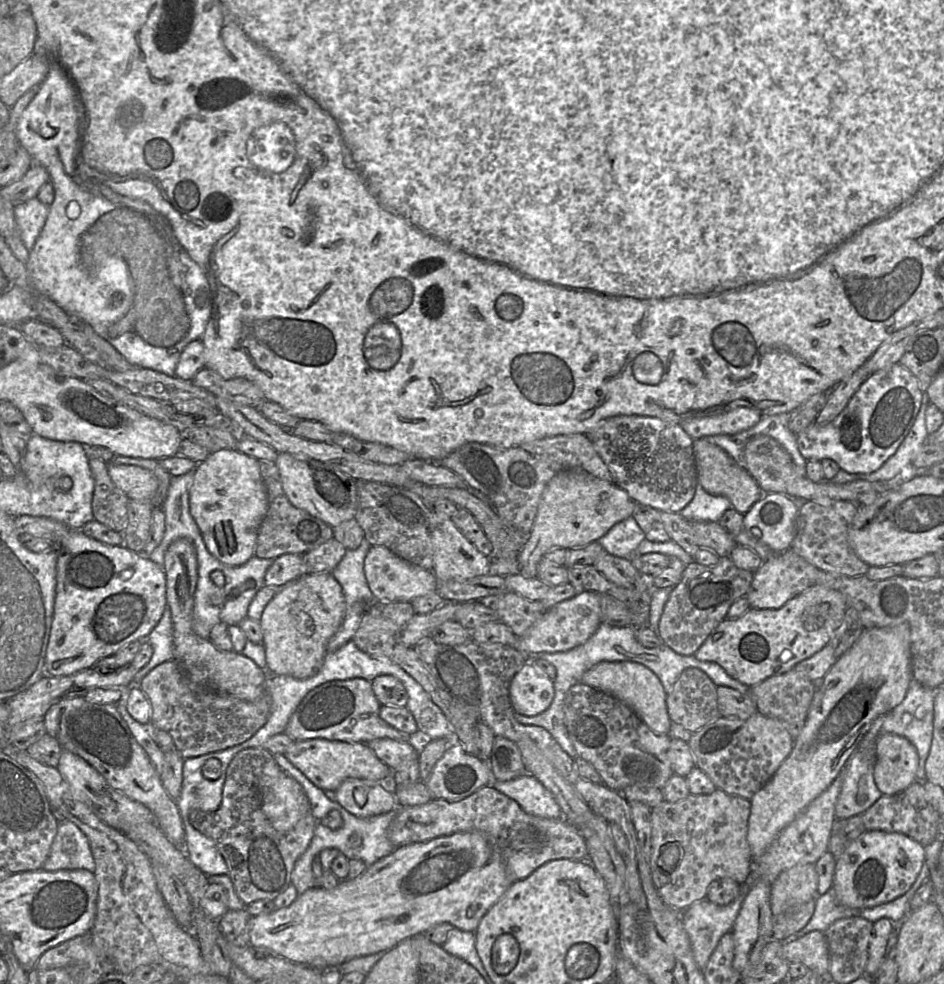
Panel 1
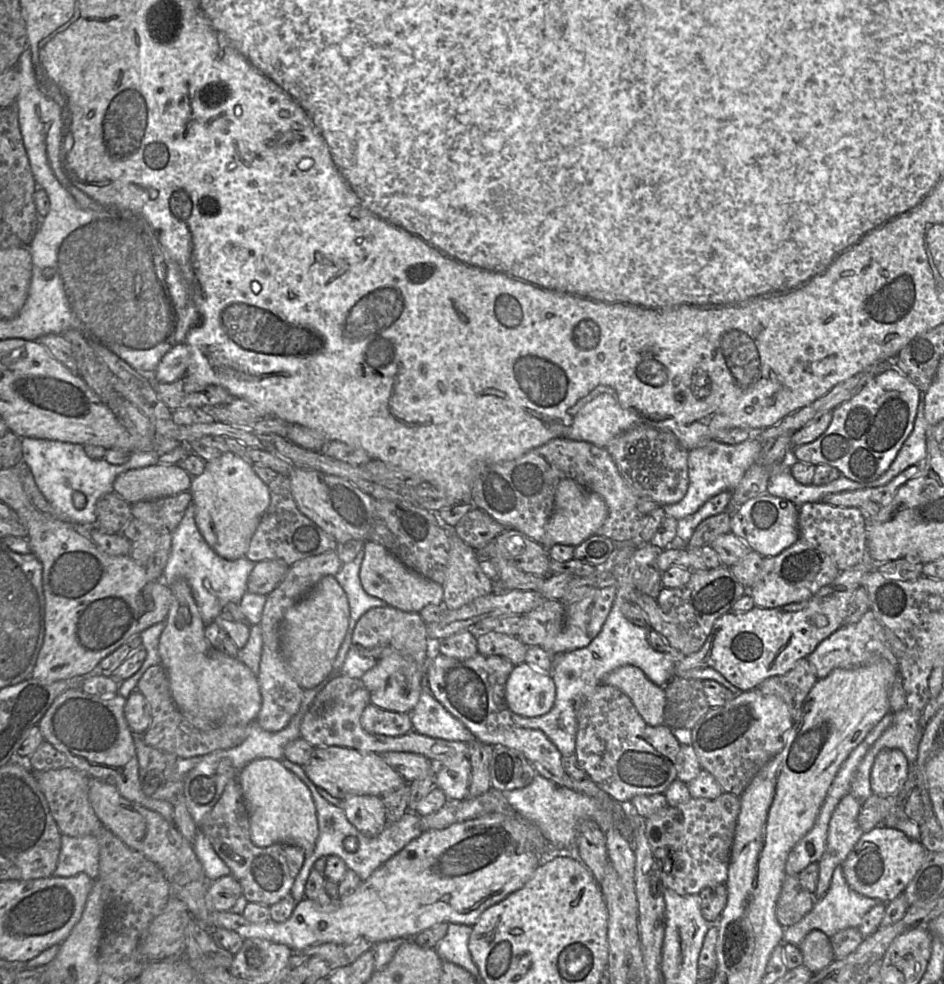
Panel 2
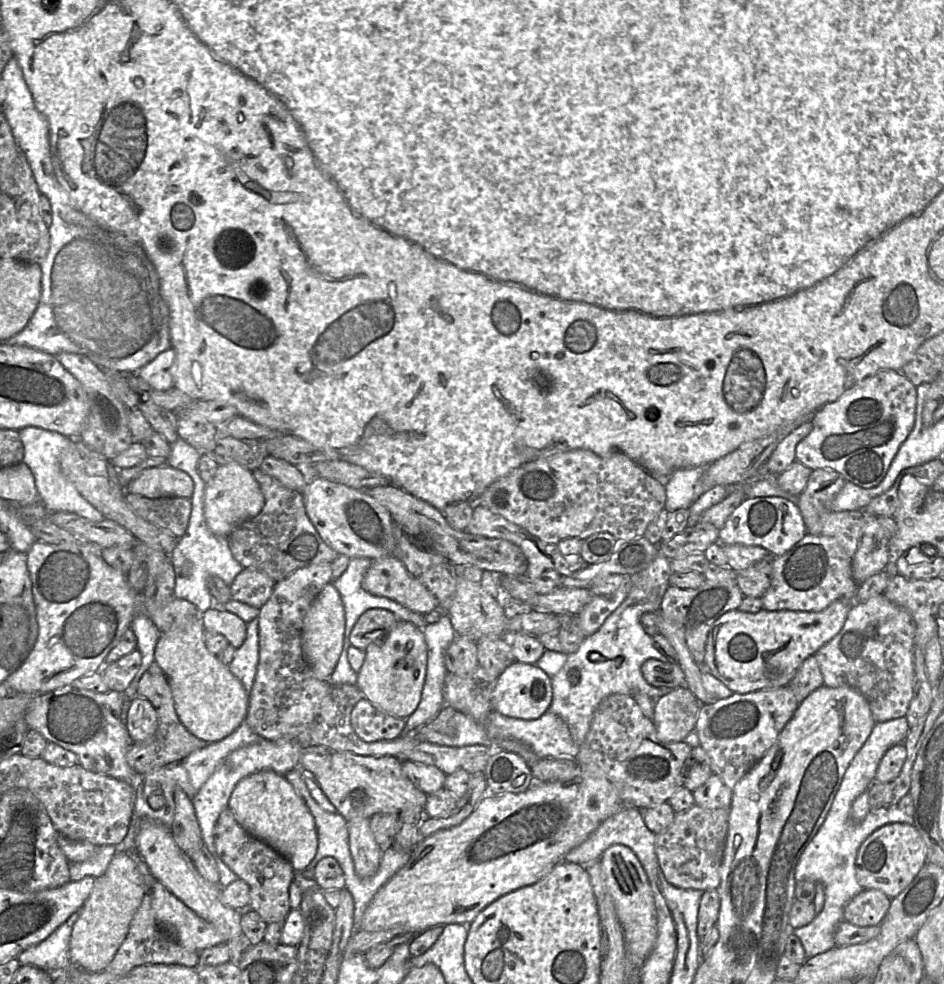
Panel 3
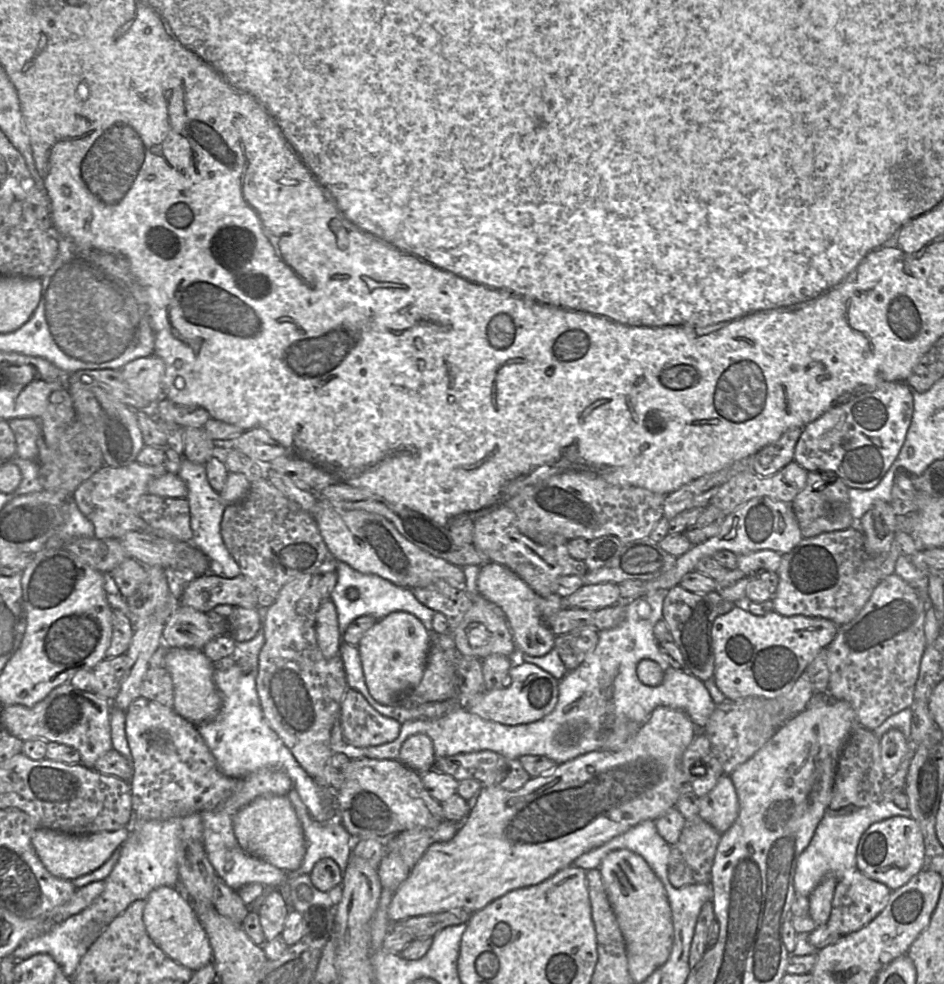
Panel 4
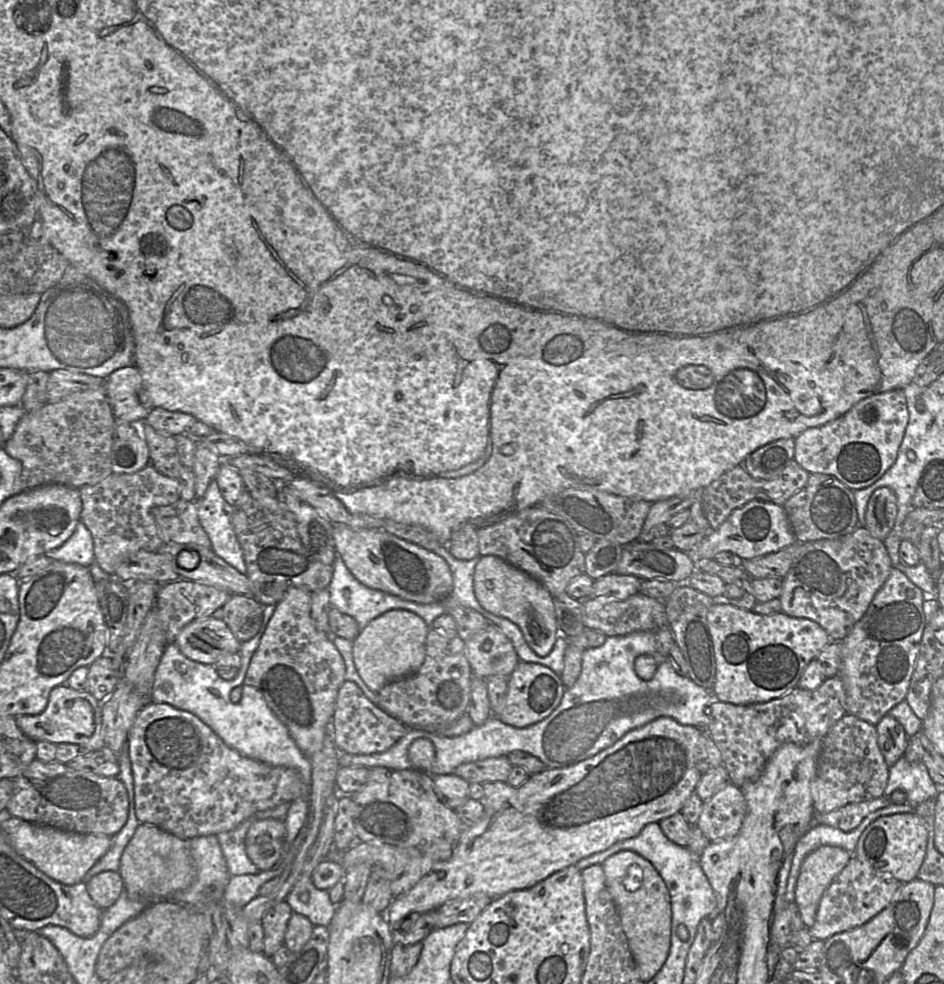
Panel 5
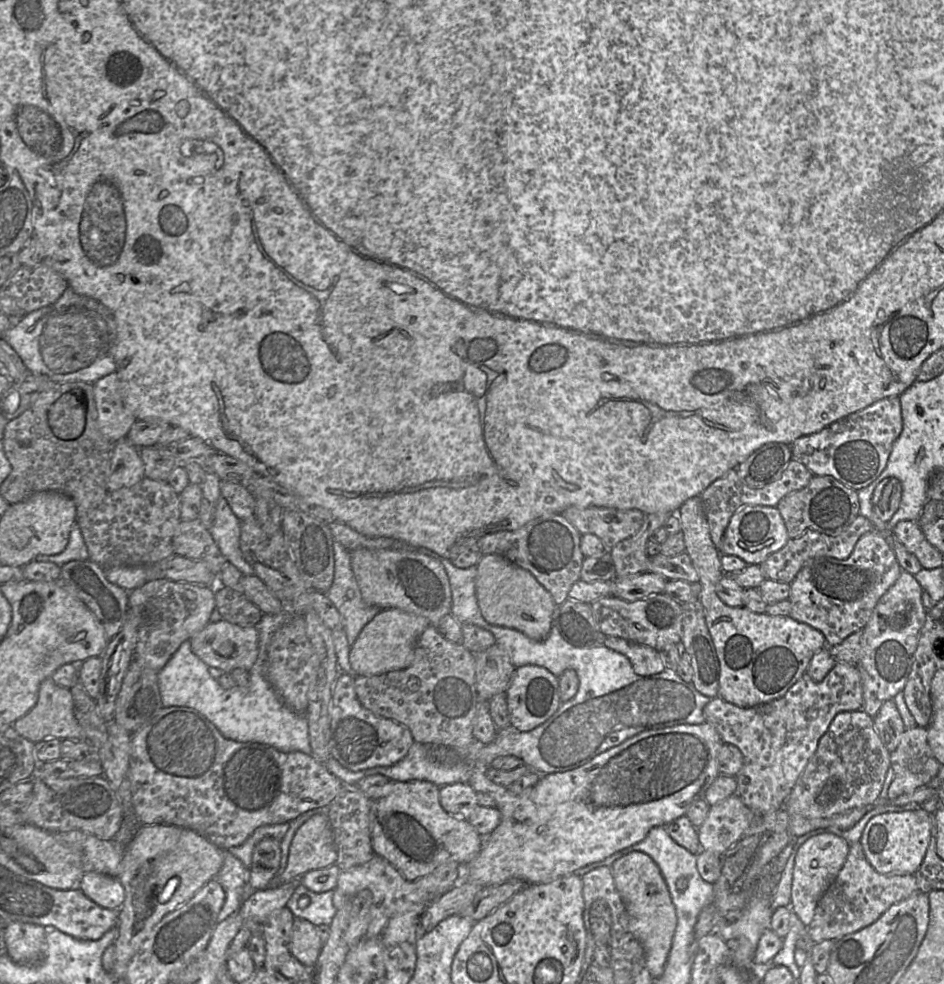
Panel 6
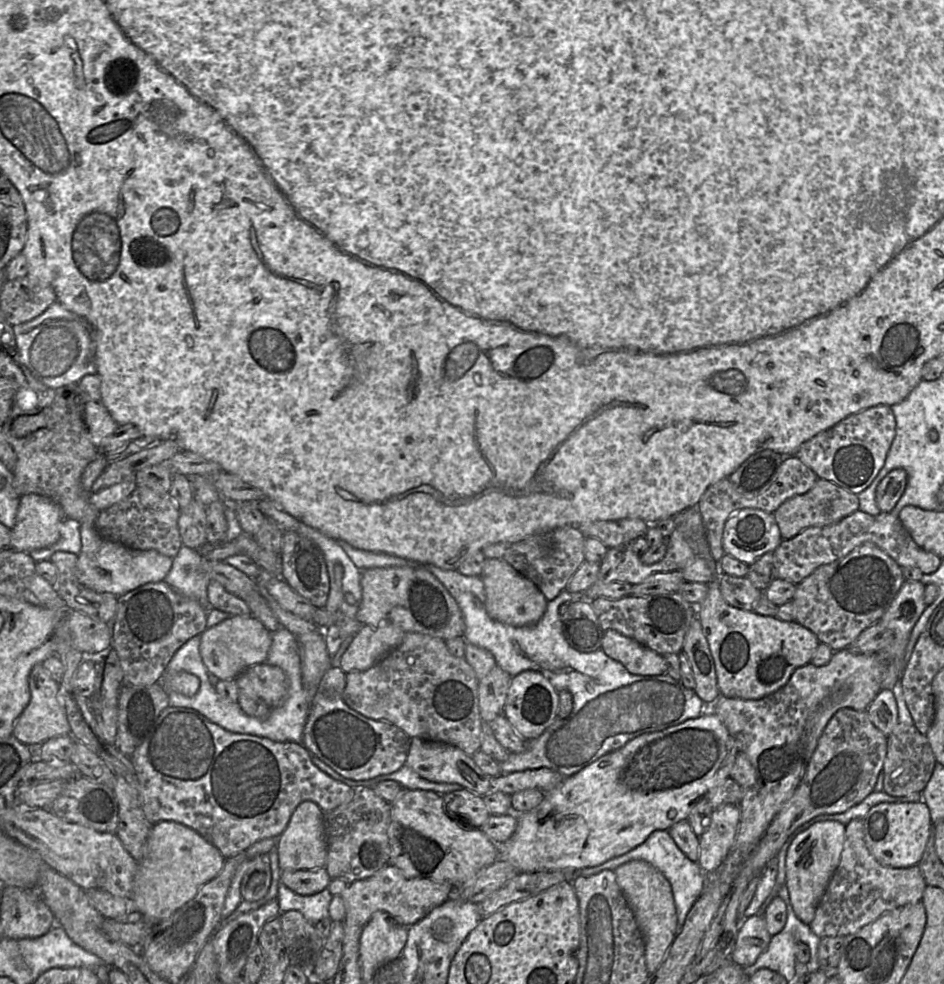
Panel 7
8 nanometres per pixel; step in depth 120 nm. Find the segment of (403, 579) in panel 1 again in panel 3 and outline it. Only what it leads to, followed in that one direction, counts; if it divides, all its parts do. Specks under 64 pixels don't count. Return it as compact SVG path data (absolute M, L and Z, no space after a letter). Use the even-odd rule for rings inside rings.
M394 555L371 561L371 566L362 581L362 588L367 592L389 598L422 615L438 609L439 603L436 597L420 581L410 575L404 564Z

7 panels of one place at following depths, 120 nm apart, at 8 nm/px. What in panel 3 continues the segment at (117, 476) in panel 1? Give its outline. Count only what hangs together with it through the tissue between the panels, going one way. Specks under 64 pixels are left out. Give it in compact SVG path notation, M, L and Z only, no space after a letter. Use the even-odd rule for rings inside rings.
M167 464L144 469L126 487L126 493L147 498L190 498L193 493L192 478L184 471Z

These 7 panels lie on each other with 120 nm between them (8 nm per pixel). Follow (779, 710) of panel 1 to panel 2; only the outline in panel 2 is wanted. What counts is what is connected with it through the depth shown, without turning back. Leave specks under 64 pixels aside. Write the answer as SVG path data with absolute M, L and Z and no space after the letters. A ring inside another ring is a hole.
M807 658L798 660L784 675L772 676L756 688L765 694L780 697L787 705L793 721L800 713L803 702L818 678Z

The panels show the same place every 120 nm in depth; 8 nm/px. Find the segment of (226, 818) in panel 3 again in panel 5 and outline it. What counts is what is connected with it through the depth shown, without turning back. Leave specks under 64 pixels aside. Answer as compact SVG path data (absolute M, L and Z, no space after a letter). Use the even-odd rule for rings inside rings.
M286 900L273 906L263 917L263 953L270 959L280 947L285 945L284 938L293 911Z

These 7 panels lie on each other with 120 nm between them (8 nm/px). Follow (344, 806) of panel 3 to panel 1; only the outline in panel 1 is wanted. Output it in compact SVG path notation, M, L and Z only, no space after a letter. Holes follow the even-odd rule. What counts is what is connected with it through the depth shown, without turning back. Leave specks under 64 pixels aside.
M322 738L295 741L283 754L306 778L323 791L335 791L350 778L386 782L393 771L363 743Z

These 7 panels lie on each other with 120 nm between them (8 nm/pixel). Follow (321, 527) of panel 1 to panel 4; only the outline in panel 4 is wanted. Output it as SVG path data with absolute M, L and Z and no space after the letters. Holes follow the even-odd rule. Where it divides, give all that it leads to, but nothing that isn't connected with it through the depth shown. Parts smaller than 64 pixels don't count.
M266 477L250 484L246 496L225 507L221 535L239 565L241 575L255 587L258 606L271 606L282 587L305 574L324 575L335 571L338 560L325 544L313 516L288 499Z

